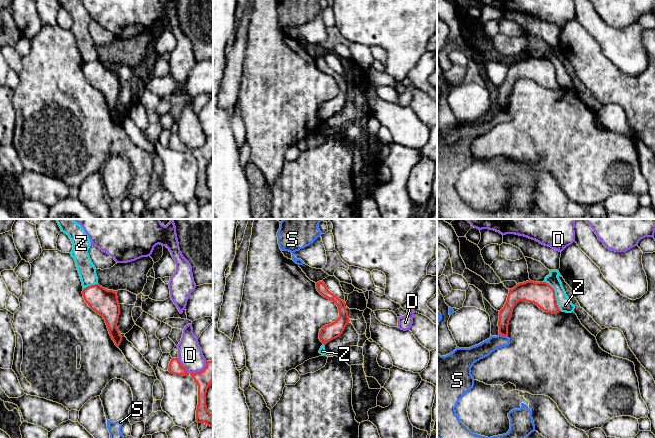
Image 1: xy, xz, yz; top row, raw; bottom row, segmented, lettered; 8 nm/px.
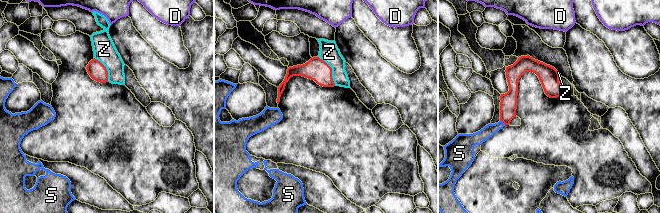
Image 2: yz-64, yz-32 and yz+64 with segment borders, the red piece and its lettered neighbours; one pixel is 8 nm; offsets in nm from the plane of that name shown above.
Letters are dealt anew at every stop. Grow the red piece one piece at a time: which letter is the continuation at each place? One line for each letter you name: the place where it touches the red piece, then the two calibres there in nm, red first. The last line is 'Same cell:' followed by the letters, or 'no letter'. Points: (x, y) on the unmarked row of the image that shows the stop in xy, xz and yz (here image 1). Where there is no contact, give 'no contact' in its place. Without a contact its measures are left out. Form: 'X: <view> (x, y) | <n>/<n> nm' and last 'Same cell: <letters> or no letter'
Same cell: no letter

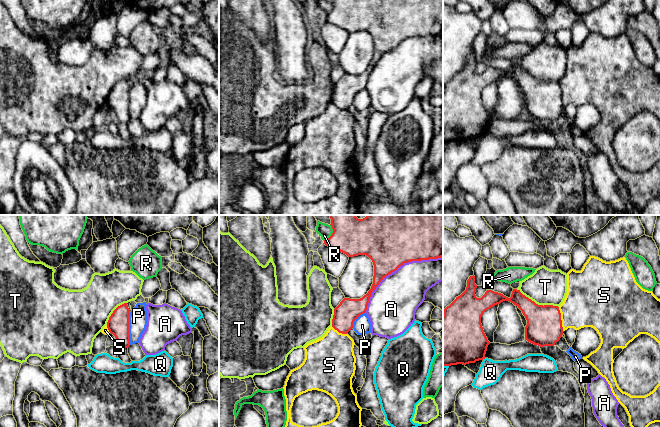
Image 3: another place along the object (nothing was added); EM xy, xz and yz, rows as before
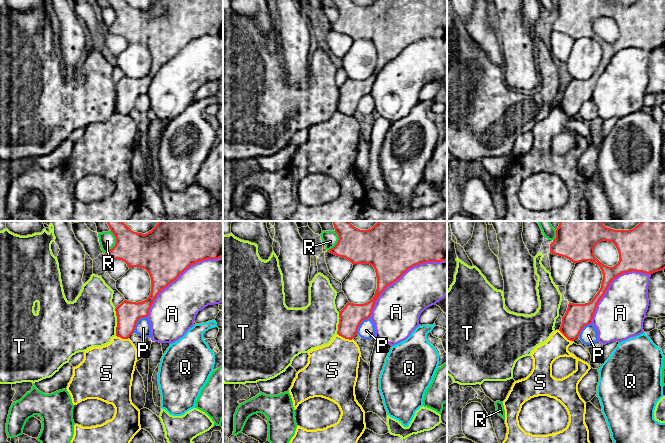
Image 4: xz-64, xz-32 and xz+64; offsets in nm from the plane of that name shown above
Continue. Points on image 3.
Same cell: no letter

